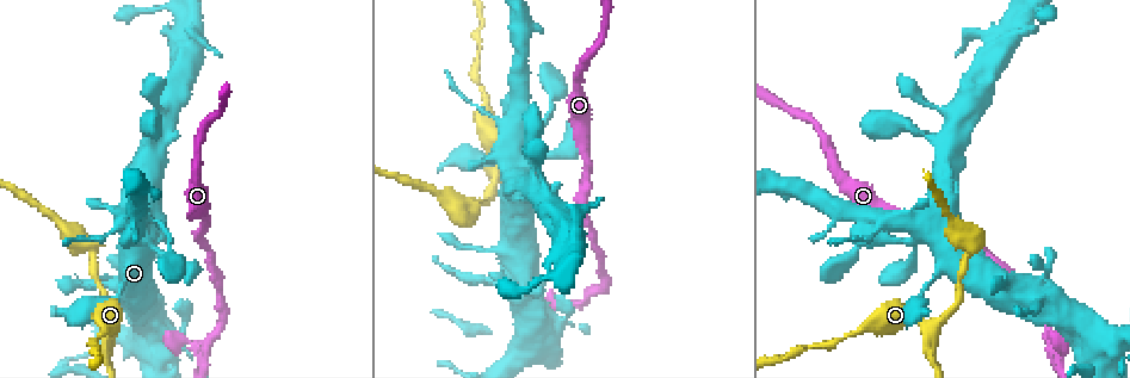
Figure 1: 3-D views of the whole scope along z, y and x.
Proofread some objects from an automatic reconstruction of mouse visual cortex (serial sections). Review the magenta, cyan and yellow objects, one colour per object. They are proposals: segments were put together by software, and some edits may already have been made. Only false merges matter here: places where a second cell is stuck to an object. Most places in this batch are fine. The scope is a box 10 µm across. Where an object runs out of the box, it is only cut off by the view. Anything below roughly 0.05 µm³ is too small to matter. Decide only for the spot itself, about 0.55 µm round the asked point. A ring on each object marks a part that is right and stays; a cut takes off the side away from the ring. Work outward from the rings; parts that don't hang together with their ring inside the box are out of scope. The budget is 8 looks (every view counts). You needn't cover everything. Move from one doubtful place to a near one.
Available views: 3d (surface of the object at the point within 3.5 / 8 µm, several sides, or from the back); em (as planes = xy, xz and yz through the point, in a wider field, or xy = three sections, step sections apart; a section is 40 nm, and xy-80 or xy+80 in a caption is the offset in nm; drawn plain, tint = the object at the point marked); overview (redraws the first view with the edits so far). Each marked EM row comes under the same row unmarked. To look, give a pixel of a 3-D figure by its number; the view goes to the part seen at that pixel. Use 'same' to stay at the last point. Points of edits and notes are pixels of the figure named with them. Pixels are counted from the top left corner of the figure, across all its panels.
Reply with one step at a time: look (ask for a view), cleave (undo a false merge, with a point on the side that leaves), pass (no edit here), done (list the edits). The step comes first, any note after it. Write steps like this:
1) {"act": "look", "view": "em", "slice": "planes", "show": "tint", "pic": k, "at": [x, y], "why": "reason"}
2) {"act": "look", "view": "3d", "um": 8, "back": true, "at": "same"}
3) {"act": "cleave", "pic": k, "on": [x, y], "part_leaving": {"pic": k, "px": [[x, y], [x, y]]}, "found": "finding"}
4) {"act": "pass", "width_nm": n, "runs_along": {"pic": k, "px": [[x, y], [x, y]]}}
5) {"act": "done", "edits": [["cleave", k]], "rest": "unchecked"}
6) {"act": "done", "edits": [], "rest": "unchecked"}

{"act": "look", "view": "3d", "um": 3.5, "pic": 1, "at": [927, 230], "why": "sharp bend"}

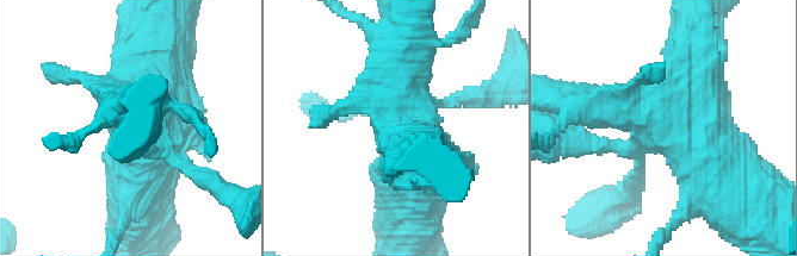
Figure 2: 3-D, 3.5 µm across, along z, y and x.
{"act": "look", "view": "em", "slice": "xy", "step": 3, "show": "tint", "pic": 2, "at": [663, 121]}

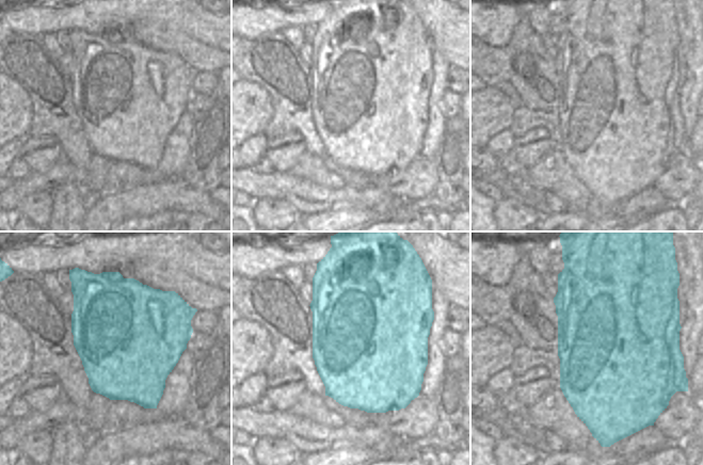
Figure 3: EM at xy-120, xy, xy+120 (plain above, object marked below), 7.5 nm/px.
{"act": "look", "view": "em", "slice": "xy", "step": 1, "show": "tint", "at": "same", "why": "another direction"}

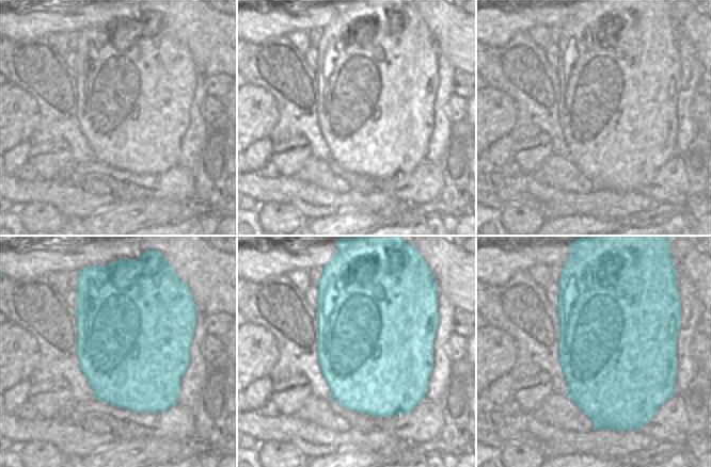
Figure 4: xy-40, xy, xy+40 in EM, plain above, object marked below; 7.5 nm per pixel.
{"act": "pass", "runs_along": {"pic": 2, "px": [[136, 181], [147, 82], [166, 38]]}, "found": "all the same cell"}

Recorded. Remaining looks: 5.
{"act": "look", "view": "3d", "um": 3.5, "pic": 1, "at": [591, 294], "why": "side arm on a straight run"}

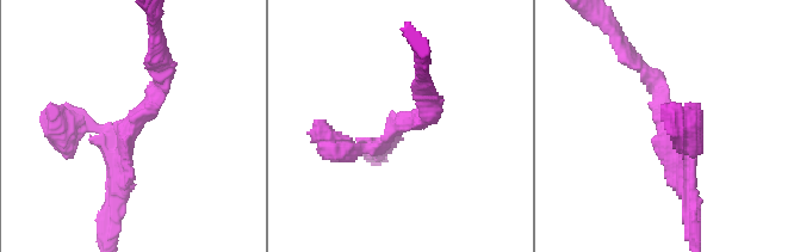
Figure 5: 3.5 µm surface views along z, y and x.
{"act": "look", "view": "em", "slice": "planes", "show": "tint", "pic": 5, "at": [395, 127], "arms": 3, "arm_widths_nm": [200, 200, 250]}

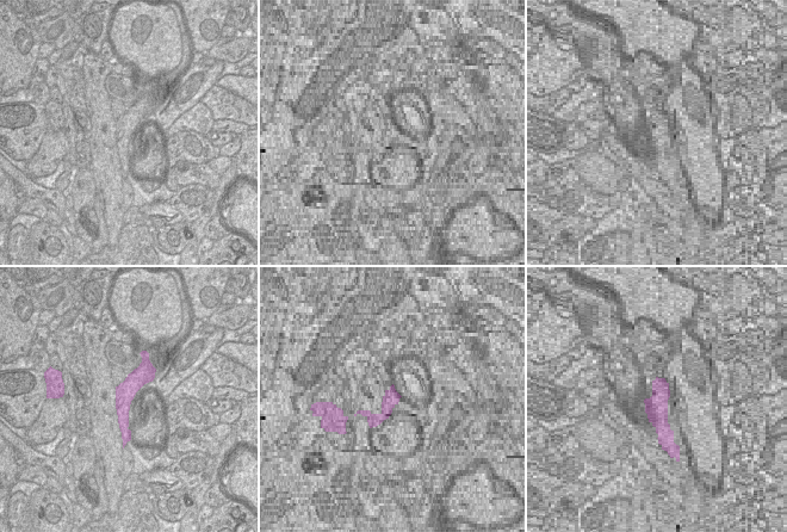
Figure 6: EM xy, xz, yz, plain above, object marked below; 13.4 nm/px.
{"act": "pass", "width_nm": 280, "runs_along": {"pic": 5, "px": [[157, 69], [161, 96], [128, 128], [59, 121]]}, "found": "continuous, no second cell"}

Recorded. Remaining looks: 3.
{"act": "look", "view": "3d", "um": 8, "pic": 1, "at": [573, 231], "why": "sharp bend"}

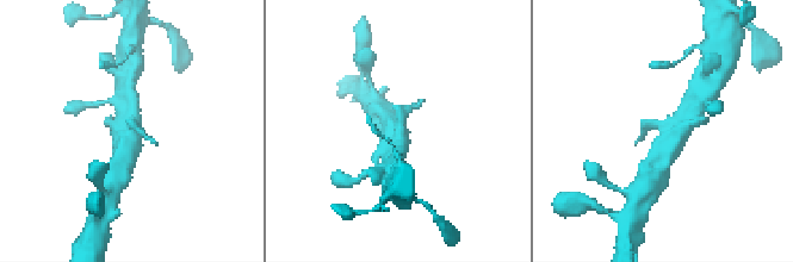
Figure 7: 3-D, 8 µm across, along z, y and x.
{"act": "look", "view": "3d", "um": 3.5, "at": "same"}

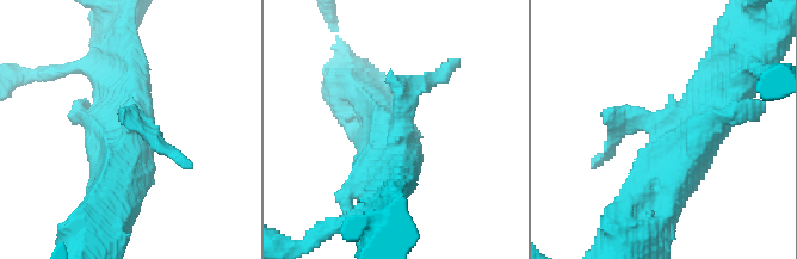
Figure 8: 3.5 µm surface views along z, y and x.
{"act": "pass", "runs_along": {"pic": 8, "px": [[666, 184], [684, 152], [754, 67]]}, "found": "continuous, no second cell"}

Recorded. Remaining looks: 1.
{"act": "done", "edits": [], "rest": "unchecked"}

